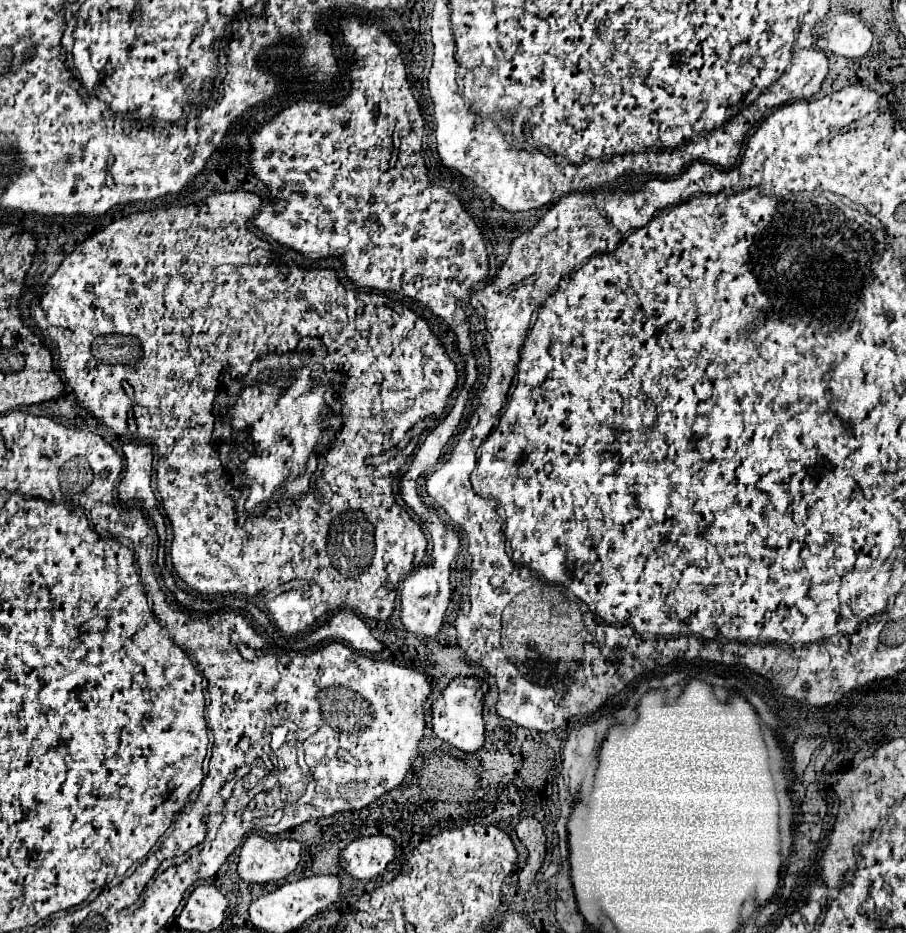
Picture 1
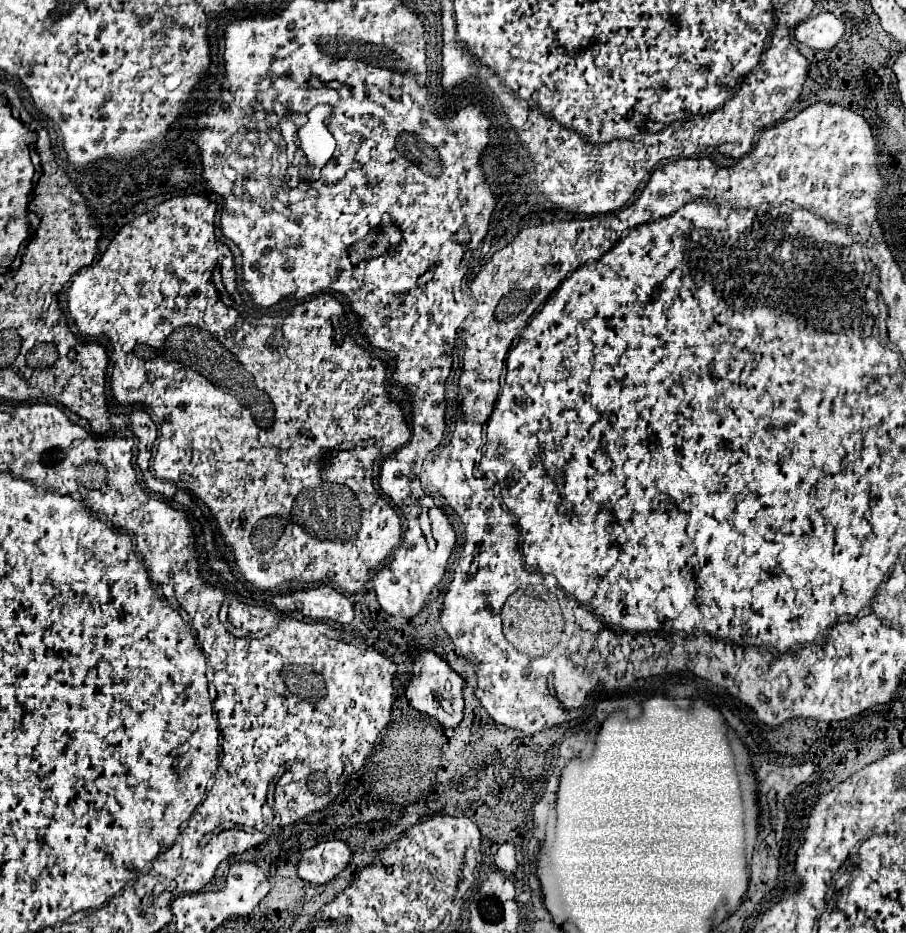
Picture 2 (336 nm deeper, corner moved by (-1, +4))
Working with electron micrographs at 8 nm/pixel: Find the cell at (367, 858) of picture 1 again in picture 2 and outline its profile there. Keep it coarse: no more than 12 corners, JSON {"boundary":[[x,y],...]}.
{"boundary":[[341,840],[307,848],[297,876],[311,884],[333,880],[351,860]]}

